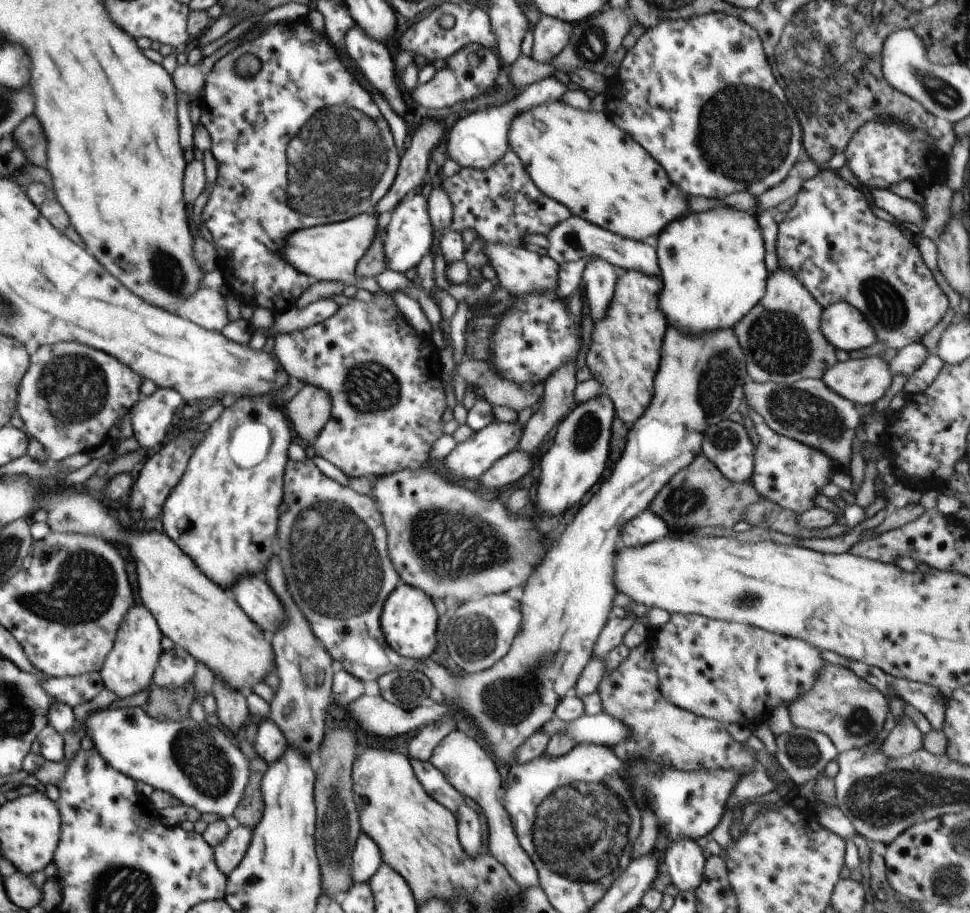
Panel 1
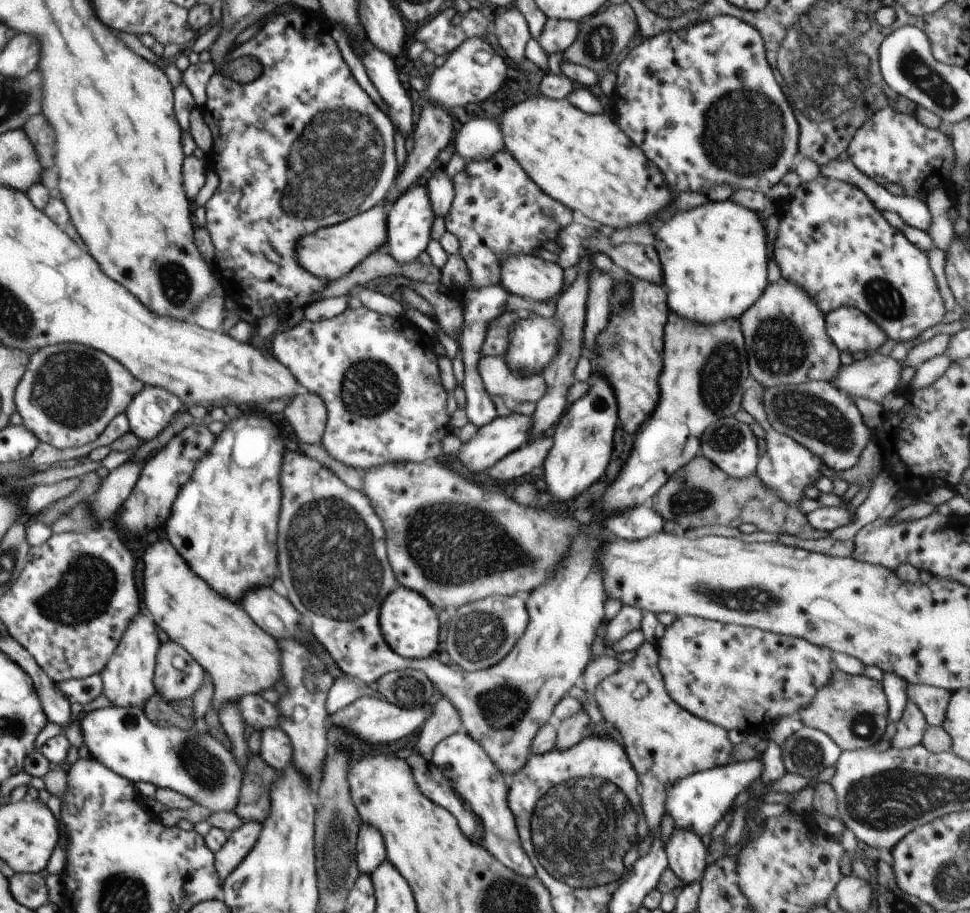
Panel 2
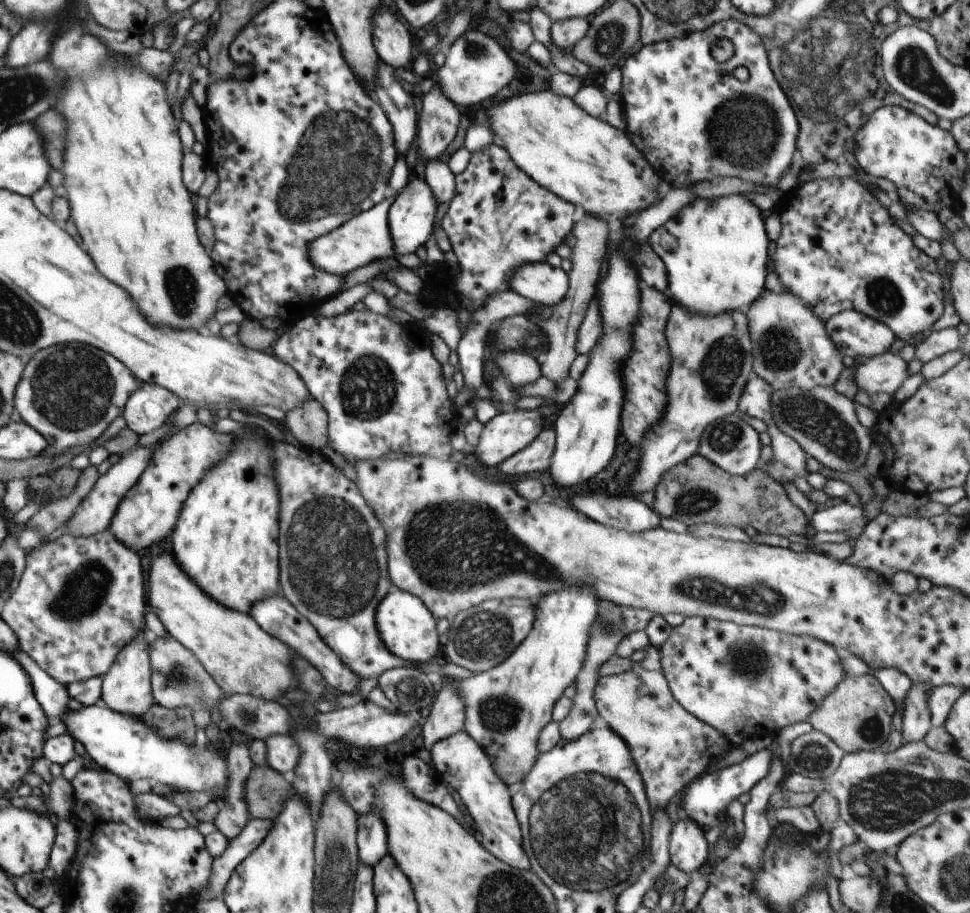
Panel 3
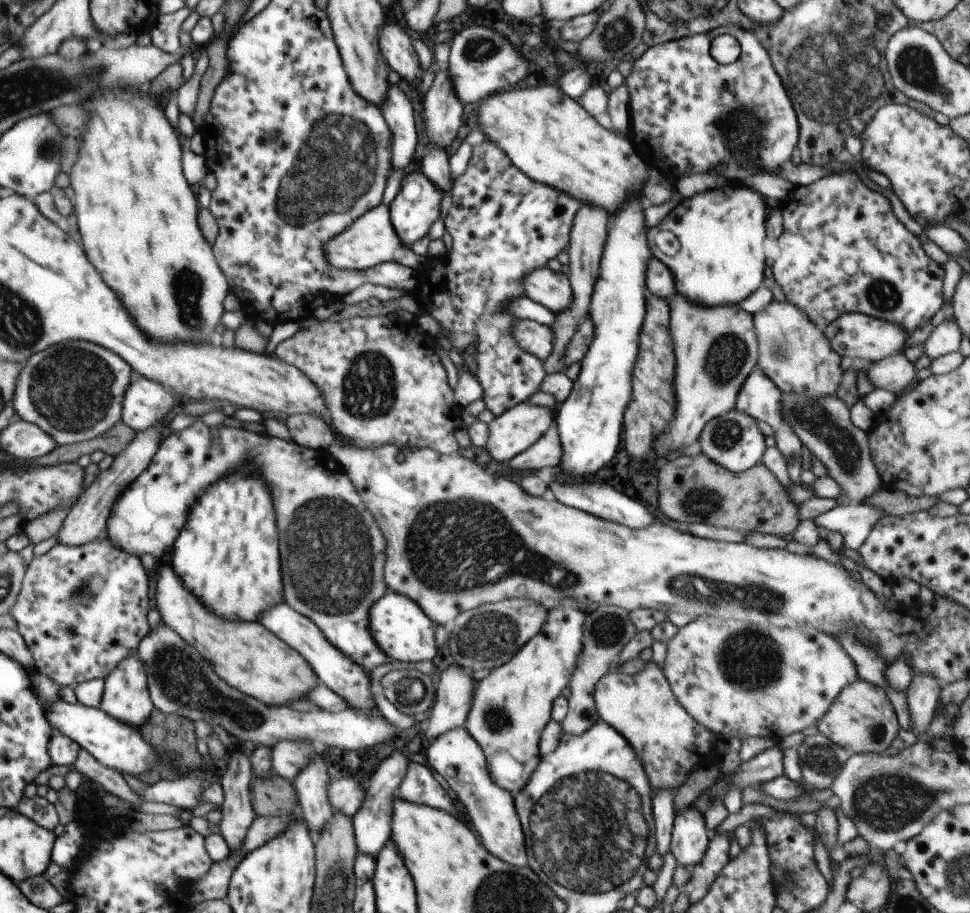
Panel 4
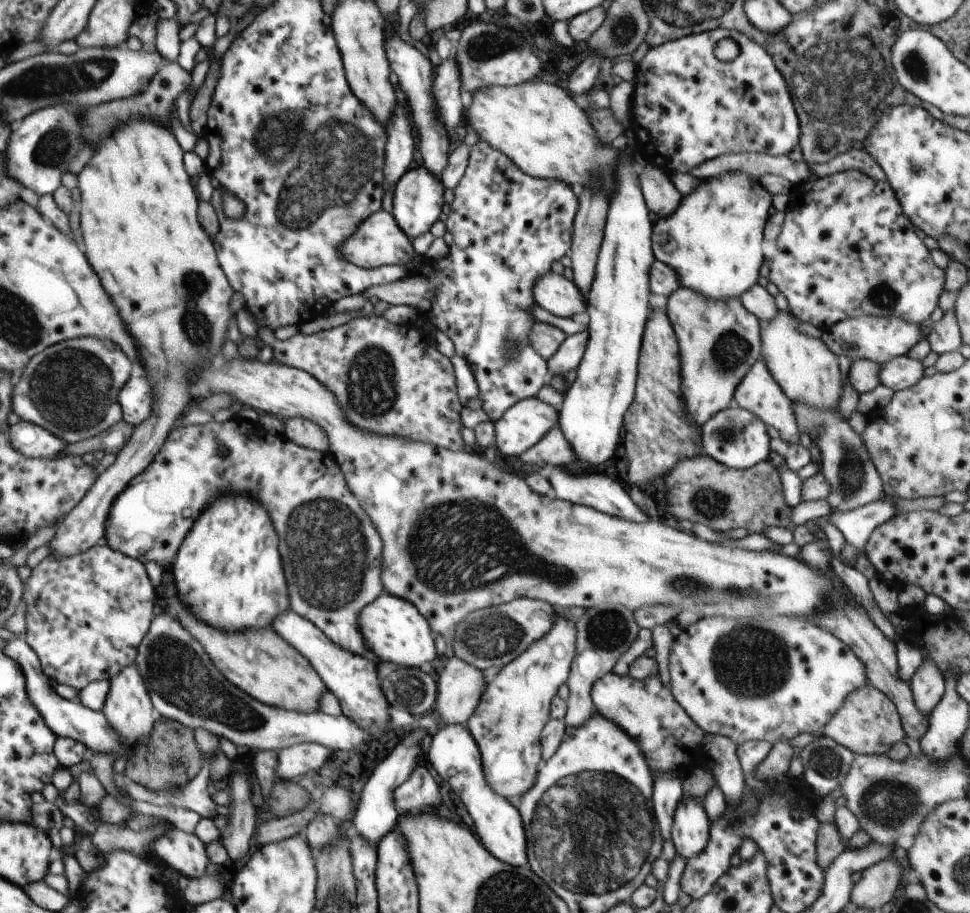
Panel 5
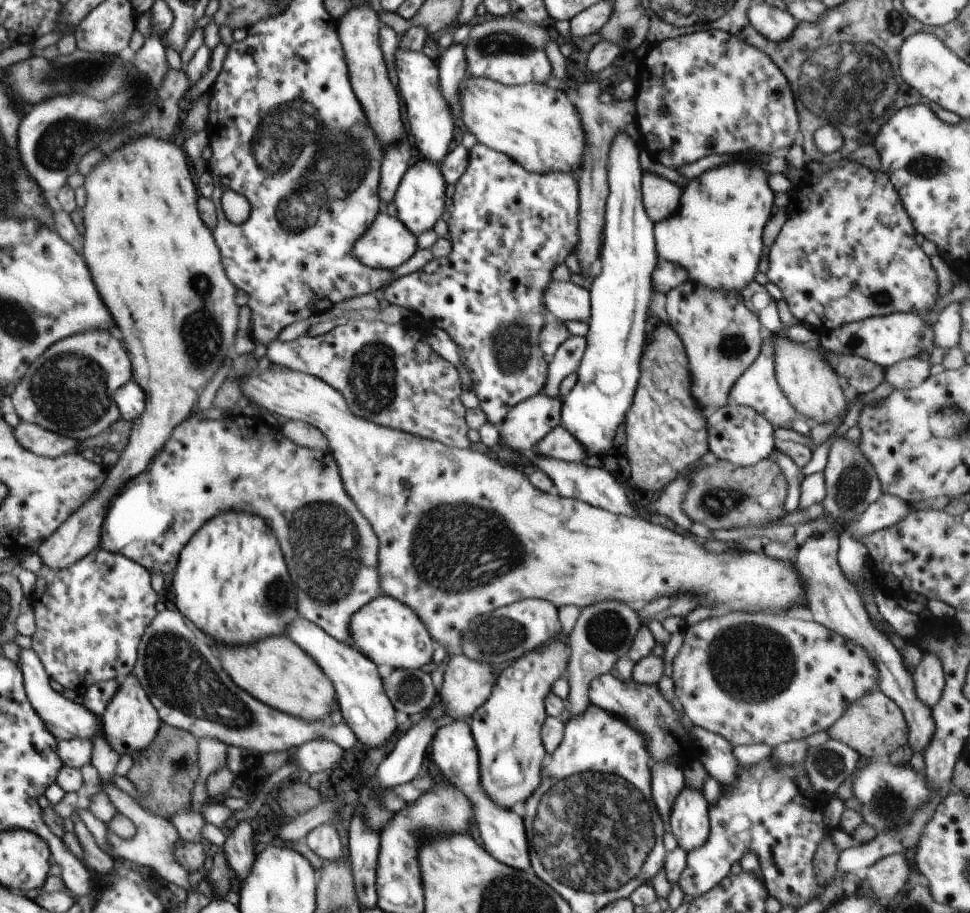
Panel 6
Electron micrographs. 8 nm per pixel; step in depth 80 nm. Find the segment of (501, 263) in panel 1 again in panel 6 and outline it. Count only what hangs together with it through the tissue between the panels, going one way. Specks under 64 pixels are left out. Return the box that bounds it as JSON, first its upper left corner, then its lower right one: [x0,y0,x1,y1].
[543,281,591,321]

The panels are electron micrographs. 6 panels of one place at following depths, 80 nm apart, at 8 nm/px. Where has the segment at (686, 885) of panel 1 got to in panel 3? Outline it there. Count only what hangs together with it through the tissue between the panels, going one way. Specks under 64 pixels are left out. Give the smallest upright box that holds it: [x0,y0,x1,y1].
[669,817,710,875]

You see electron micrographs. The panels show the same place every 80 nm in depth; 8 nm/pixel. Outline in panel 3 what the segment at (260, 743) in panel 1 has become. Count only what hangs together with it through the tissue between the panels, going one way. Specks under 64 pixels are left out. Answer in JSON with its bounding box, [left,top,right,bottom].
[267,735,301,776]

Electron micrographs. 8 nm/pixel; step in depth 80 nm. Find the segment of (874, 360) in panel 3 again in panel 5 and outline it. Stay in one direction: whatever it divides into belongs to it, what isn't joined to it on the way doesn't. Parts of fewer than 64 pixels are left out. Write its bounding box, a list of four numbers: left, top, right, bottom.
[880,354,925,392]

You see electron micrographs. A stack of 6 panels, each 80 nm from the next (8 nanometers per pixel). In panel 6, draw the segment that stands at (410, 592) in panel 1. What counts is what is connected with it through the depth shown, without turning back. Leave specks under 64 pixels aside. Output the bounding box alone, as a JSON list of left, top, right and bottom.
[349,593,437,669]

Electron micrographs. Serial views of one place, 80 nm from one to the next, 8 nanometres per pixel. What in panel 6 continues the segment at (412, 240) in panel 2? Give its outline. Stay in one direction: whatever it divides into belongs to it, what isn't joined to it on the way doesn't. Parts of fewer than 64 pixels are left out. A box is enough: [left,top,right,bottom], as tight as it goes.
[393,159,447,237]

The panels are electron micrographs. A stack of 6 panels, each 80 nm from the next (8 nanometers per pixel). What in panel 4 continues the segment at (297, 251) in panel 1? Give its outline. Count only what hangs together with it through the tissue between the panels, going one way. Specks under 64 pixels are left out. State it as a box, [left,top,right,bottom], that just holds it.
[324,204,428,271]

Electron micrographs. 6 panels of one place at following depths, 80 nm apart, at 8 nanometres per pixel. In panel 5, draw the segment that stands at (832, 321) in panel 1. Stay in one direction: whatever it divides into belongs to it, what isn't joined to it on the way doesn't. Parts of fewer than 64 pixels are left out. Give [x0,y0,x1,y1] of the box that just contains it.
[820,316,926,365]

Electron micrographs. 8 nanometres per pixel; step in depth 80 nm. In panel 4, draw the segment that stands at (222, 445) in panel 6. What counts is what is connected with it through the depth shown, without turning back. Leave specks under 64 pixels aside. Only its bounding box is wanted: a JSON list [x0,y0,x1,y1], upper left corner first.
[106,421,388,674]

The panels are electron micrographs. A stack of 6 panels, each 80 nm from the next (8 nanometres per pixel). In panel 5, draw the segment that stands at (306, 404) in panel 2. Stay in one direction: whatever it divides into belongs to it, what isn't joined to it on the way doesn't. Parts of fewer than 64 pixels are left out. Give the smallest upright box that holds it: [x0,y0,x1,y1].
[284,417,329,453]

